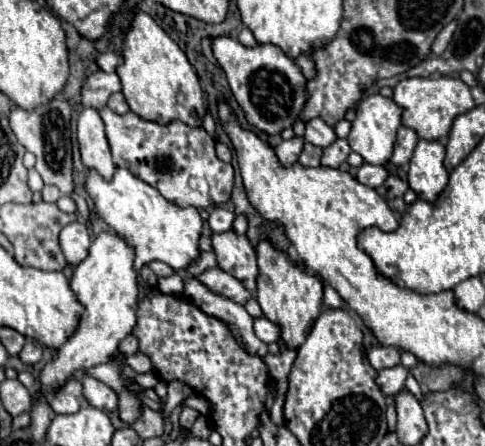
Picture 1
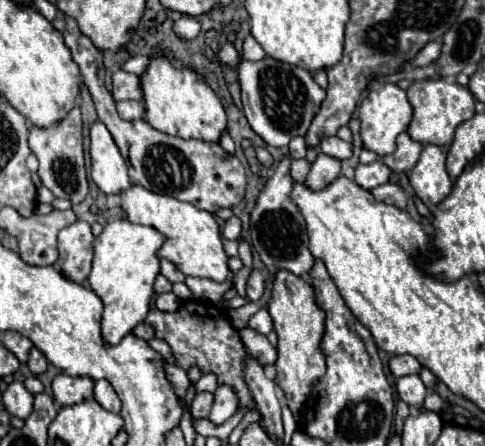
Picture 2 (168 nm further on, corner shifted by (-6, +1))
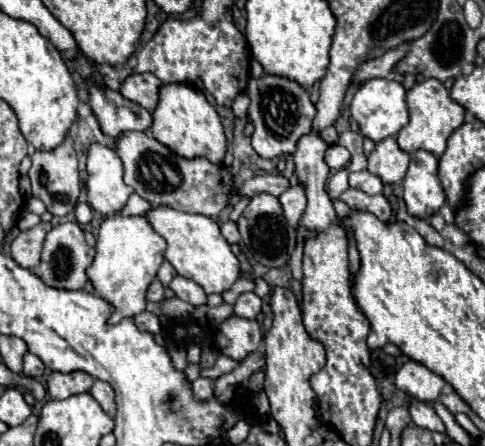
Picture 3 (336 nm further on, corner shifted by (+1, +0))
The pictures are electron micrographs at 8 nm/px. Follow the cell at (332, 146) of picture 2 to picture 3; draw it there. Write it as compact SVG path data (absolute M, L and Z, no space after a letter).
M330 145L326 151L326 163L330 165L330 169L344 169L350 161L350 153L348 149L344 149L342 145Z

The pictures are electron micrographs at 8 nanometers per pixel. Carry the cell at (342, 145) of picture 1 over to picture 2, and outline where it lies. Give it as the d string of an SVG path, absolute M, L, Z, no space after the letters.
M319 154L317 160L313 162L311 166L311 172L305 180L305 184L311 188L311 190L321 190L325 188L329 182L333 182L341 172L341 162L337 158L331 158L327 154Z

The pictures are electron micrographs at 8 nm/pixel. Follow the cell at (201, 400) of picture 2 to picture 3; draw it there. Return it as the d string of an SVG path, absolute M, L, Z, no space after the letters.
M198 377L198 379L192 383L192 389L194 389L194 395L204 401L204 399L208 399L208 397L214 393L214 379Z

